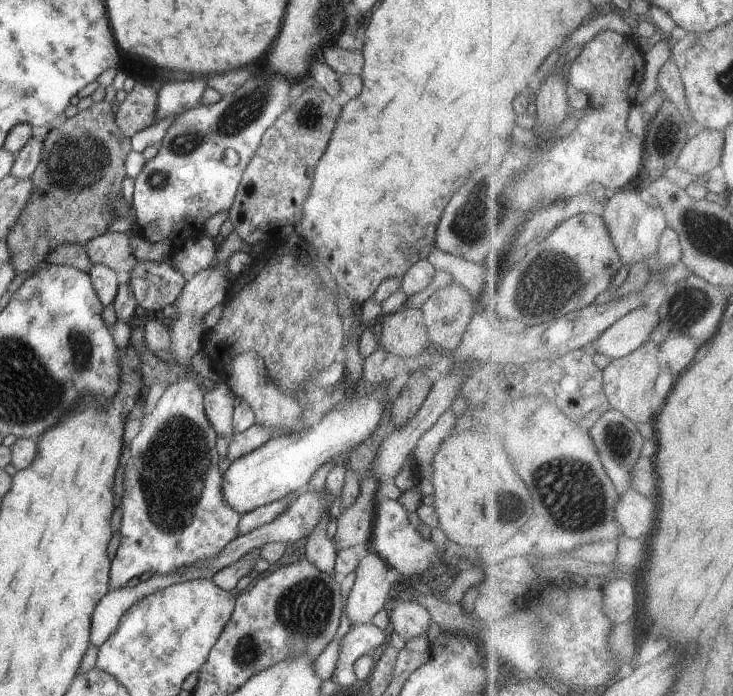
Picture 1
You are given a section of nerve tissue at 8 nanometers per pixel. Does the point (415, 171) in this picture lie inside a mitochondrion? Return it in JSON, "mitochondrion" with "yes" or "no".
{"mitochondrion":"no"}

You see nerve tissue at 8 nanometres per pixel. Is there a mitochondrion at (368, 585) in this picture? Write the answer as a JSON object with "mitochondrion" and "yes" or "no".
{"mitochondrion":"no"}

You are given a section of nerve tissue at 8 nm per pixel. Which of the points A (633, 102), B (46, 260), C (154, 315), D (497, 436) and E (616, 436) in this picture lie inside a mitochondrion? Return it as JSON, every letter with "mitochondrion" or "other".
{"A":"other","B":"other","C":"other","D":"other","E":"mitochondrion"}

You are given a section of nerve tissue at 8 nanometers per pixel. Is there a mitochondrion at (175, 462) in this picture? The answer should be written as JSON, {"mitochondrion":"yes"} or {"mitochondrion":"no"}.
{"mitochondrion":"yes"}

